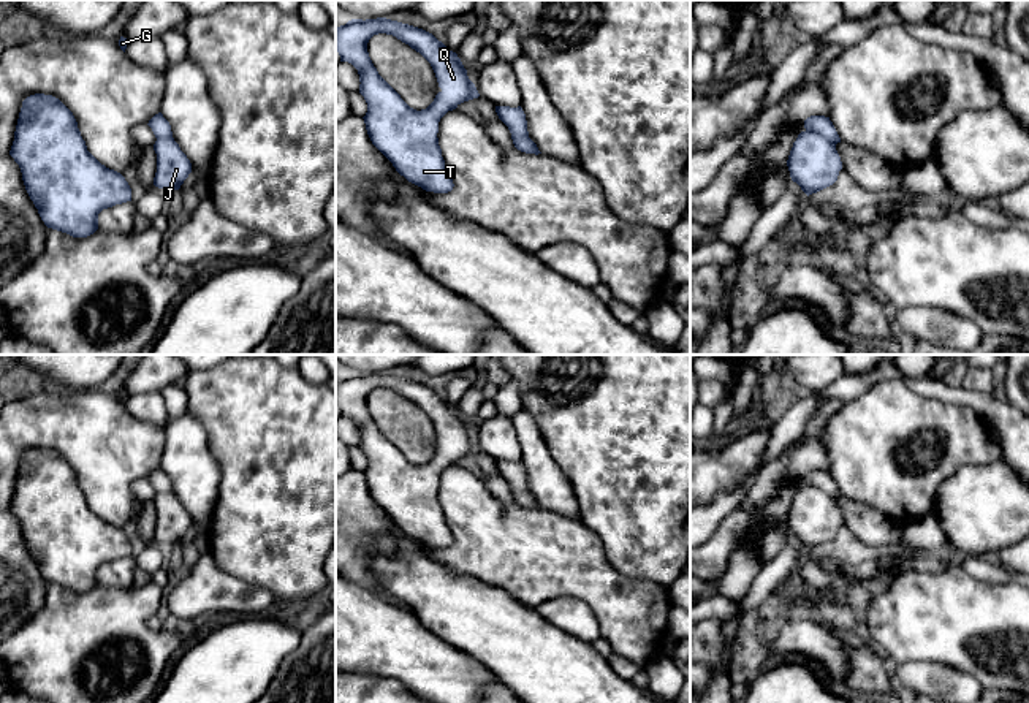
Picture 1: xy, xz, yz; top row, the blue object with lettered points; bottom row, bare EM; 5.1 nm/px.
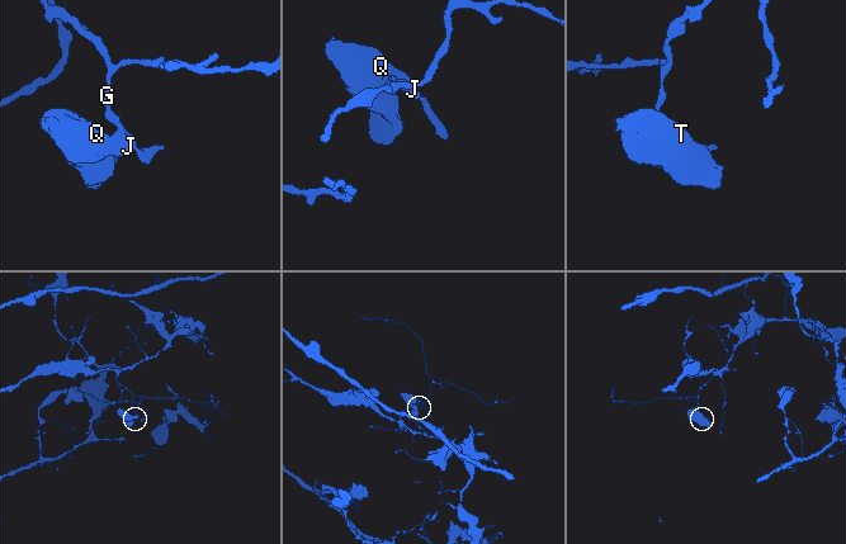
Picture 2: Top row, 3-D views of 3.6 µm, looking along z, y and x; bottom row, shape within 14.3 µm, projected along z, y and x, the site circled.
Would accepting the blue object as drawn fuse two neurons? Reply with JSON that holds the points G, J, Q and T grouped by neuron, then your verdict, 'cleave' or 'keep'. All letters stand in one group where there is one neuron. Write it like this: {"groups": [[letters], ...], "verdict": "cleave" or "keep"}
{"groups": [["G"], ["J", "Q", "T"]], "verdict": "cleave"}

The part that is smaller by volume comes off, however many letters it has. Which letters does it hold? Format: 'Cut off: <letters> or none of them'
Cut off: J, Q, T

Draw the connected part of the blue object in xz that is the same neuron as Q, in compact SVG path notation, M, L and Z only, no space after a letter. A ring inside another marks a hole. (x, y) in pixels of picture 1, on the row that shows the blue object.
M386 17L351 19L336 27L336 51L340 62L358 70L359 93L367 103L363 119L372 144L408 182L426 192L451 192L454 184L439 146L439 122L461 103L480 97L458 54L432 33ZM378 33L396 36L431 63L442 90L426 109L410 108L378 74L367 52L369 40Z

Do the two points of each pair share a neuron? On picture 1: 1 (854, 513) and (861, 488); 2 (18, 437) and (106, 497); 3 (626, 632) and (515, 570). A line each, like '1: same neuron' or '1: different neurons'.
1: different neurons
2: same neuron
3: same neuron

